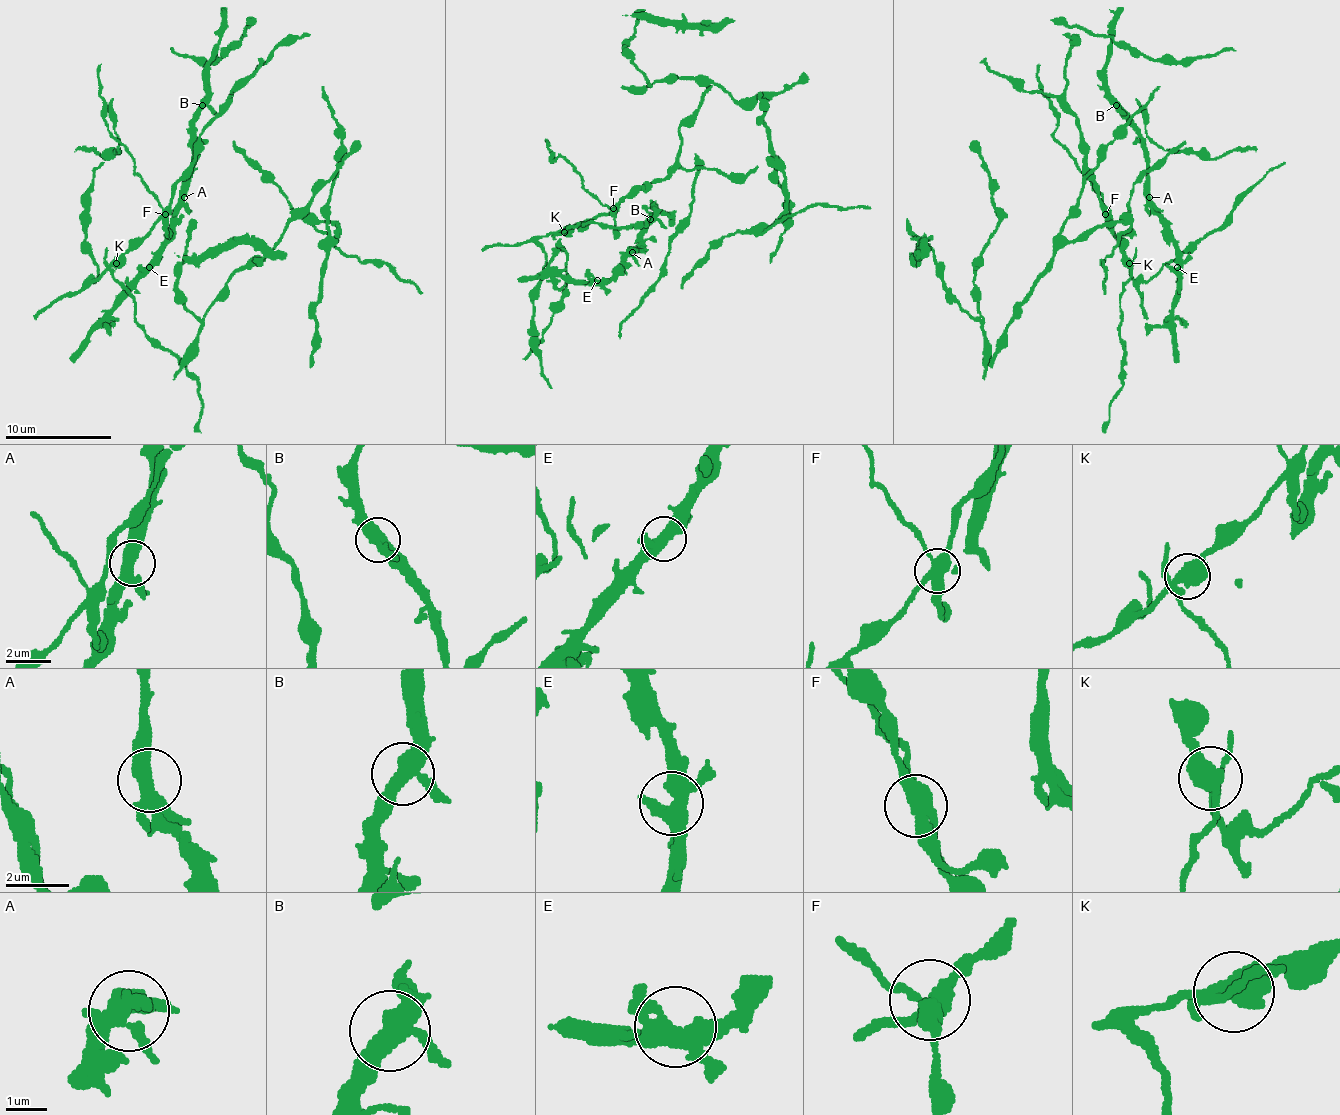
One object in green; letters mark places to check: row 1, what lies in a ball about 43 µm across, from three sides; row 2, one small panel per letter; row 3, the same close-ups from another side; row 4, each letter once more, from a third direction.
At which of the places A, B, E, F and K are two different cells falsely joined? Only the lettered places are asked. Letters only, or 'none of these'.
F, K

